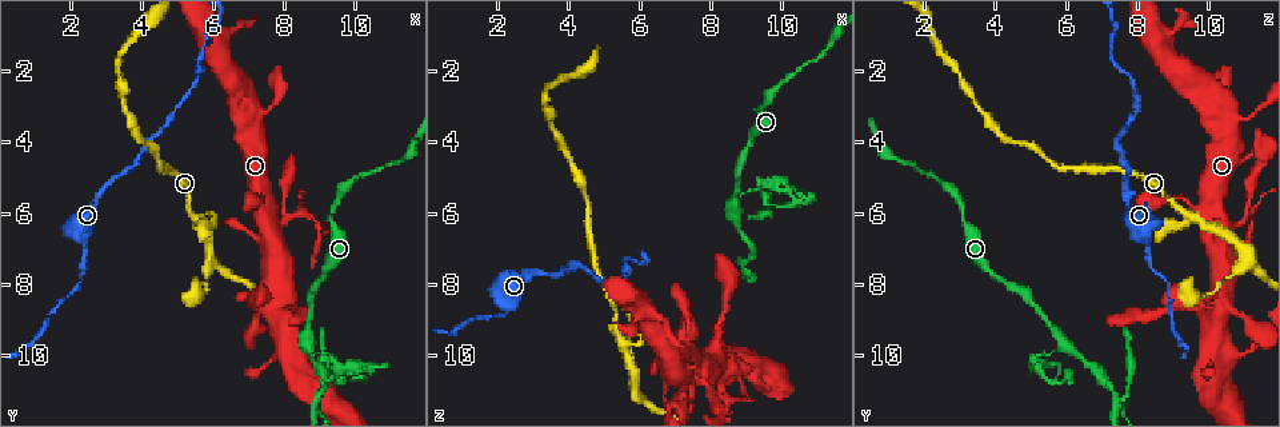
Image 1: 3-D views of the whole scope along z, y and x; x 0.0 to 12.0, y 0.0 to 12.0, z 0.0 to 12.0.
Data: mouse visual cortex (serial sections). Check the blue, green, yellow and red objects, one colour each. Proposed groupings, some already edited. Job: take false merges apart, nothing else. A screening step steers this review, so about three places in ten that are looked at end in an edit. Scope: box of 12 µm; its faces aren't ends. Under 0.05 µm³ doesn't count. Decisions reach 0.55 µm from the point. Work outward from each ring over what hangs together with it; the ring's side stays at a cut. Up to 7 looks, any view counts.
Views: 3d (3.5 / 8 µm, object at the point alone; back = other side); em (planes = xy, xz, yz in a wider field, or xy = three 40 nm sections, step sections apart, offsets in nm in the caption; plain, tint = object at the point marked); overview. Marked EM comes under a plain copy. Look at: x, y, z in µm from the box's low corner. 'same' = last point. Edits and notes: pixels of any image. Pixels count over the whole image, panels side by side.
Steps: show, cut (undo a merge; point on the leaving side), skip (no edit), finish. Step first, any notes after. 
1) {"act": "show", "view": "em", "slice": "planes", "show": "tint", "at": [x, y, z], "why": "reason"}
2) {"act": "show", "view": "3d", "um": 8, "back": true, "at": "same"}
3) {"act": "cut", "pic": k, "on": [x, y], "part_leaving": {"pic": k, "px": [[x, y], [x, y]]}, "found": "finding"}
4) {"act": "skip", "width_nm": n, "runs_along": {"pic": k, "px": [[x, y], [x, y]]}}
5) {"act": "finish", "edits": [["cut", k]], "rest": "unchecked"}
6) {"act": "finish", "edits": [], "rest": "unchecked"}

{"act": "show", "view": "3d", "um": 8, "at": [2.4, 7.1, 8.4], "why": "calibre changes"}

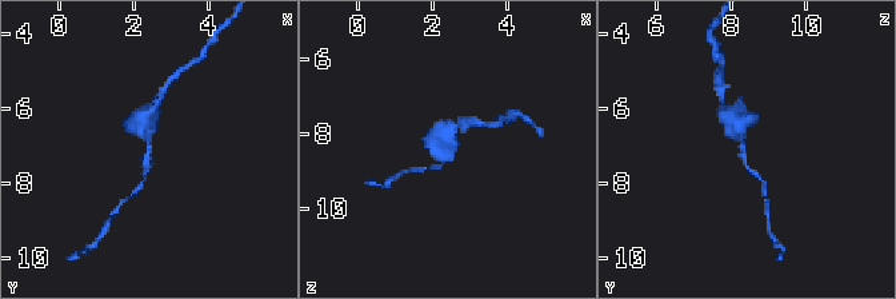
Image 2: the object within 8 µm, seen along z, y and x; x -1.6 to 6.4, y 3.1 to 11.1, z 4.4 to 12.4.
{"act": "show", "view": "em", "slice": "xy", "step": 1, "show": "tint", "at": [2.4, 7.1, 8.3], "arm_widths_nm": [150, 450], "why": "shape alone is not enough"}

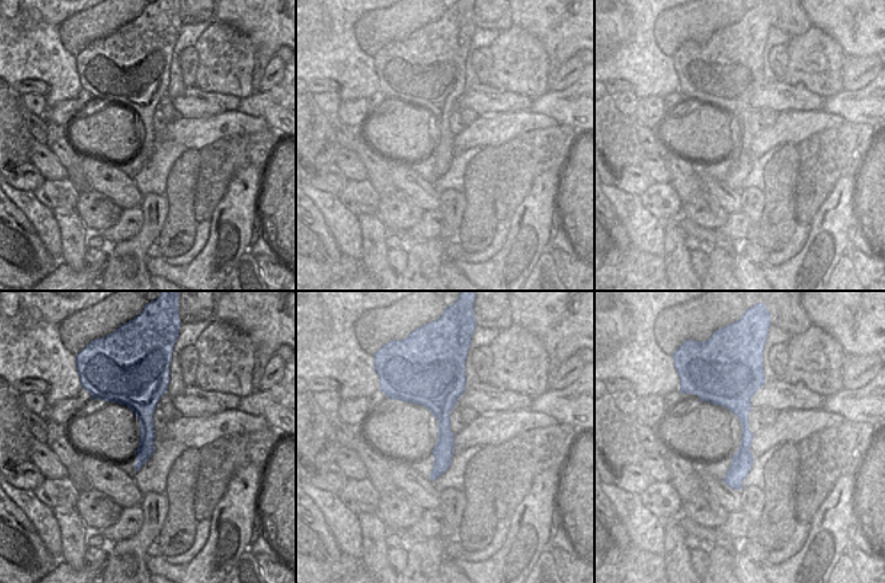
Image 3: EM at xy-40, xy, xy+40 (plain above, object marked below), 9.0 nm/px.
{"act": "skip", "runs_along": {"pic": 2, "px": [[734, 111], [744, 160], [762, 180]]}, "found": "continuous, no second cell"}

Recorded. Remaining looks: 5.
{"act": "show", "view": "3d", "um": 3.5, "at": [8.9, 11.2, 7.4], "why": "arms run side by side"}

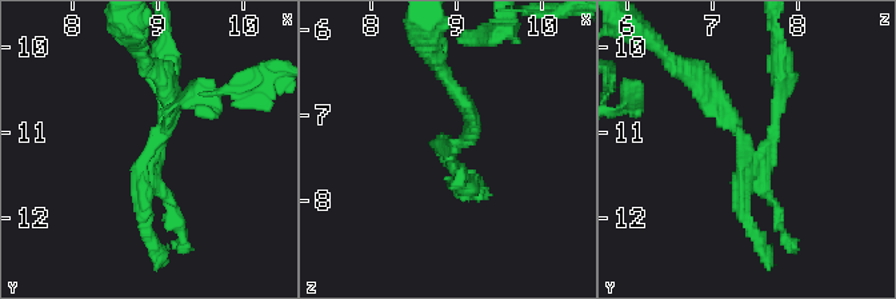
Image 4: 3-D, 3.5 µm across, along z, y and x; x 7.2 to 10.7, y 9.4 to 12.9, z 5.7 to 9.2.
{"act": "show", "view": "em", "slice": "xy", "step": 1, "show": "tint", "at": [8.90, 11.20, 7.40], "arms": 4, "arm_widths_nm": [150, 150, 200, 200], "why": "need the tissue"}

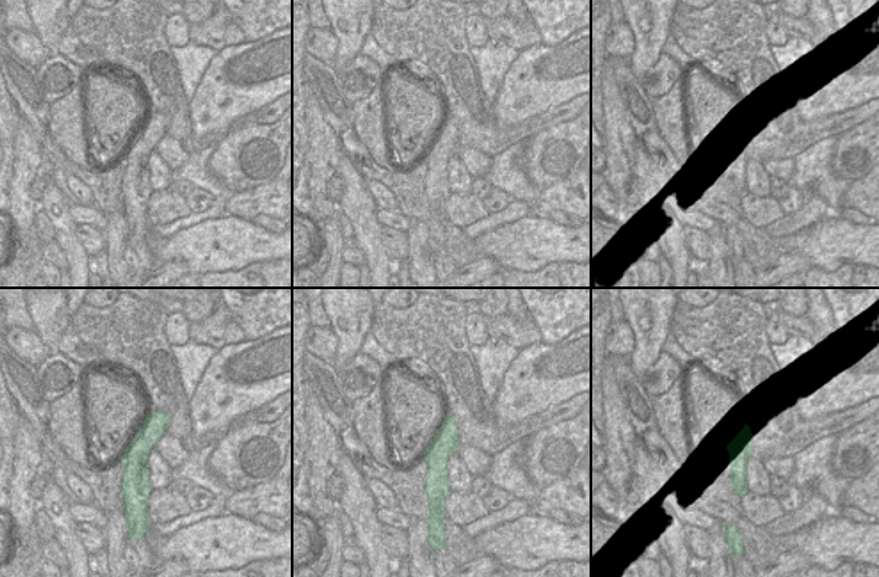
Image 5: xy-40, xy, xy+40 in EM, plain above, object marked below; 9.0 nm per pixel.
{"act": "show", "view": "em", "slice": "xy", "step": 3, "show": "tint", "at": "same"}

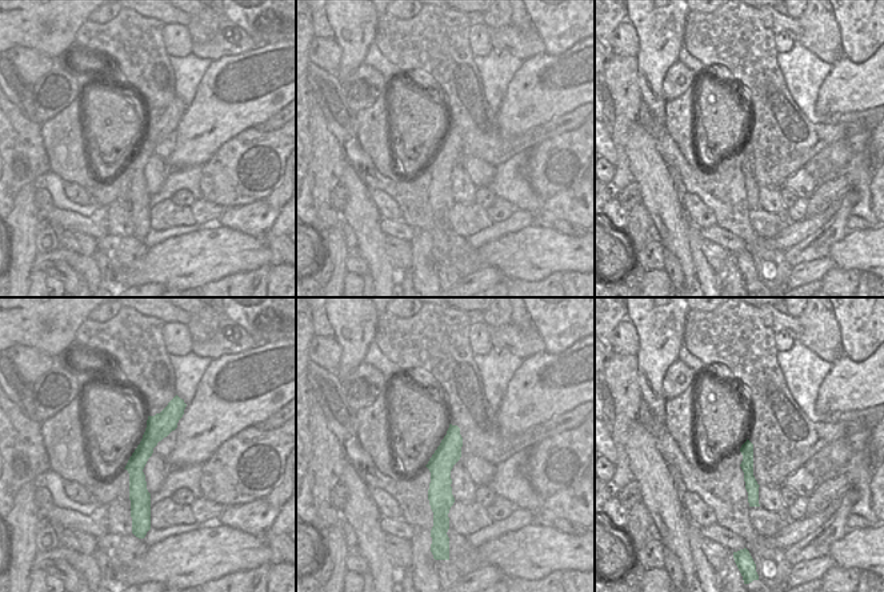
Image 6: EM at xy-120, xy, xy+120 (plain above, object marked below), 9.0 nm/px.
{"act": "cut", "pic": 4, "on": [170, 224], "part_leaving": {"pic": 4, "px": [[758, 150], [775, 134], [779, 35]]}, "found": "a second cell is stuck on"}

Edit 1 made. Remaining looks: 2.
{"act": "show", "view": "em", "slice": "xy", "step": 1, "show": "tint", "at": [8.5, 6.0, 11.3], "why": "sharp bend"}

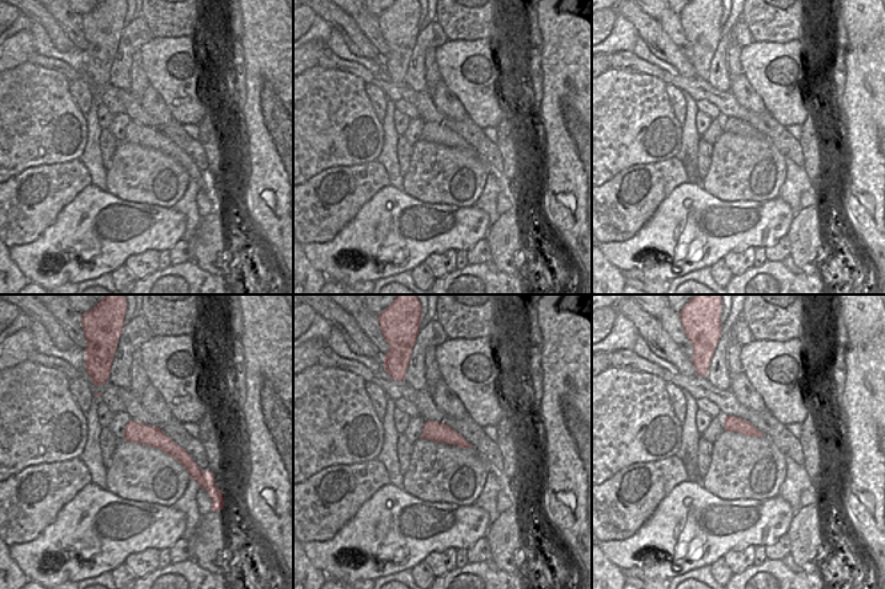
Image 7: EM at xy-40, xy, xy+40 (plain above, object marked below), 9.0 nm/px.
{"act": "show", "view": "3d", "um": 3.5, "at": "same", "why": "see where the arms go"}

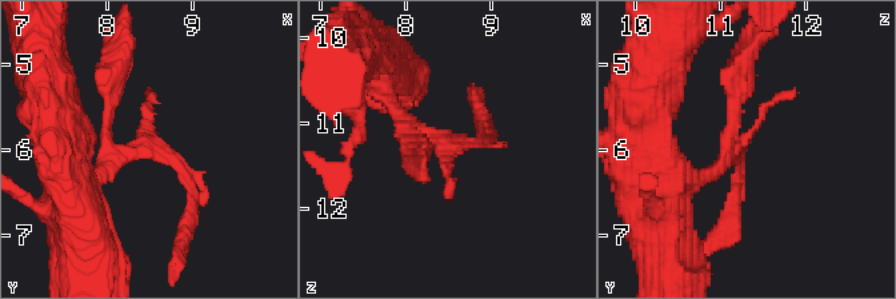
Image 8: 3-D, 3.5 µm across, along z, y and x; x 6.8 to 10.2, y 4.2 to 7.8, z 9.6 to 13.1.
{"act": "skip", "runs_along": {"pic": 8, "px": [[90, 180], [155, 143], [192, 188], [187, 216]]}, "found": "continuous, no second cell"}

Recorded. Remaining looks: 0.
{"act": "finish", "edits": [["cut", 4]], "rest": "unchecked"}

